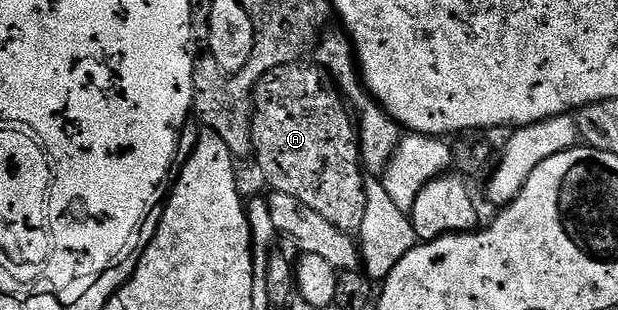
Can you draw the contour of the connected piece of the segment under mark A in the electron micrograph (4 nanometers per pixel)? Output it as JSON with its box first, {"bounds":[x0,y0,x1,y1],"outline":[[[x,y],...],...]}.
{"bounds":[252,60,368,236],"outline":[[[301,60],[274,68],[270,72],[266,72],[266,76],[262,76],[262,80],[256,85],[256,92],[252,96],[252,149],[254,159],[256,158],[257,164],[260,165],[261,172],[268,177],[273,191],[286,196],[294,196],[294,200],[302,200],[302,204],[314,208],[314,212],[318,212],[321,216],[326,216],[326,220],[330,220],[330,224],[334,224],[334,228],[353,236],[359,235],[362,219],[366,217],[366,204],[368,203],[366,200],[366,171],[360,161],[360,135],[356,133],[356,124],[351,109],[344,100],[344,95],[341,94],[339,87],[336,86],[327,70],[316,65],[315,61]]]}

